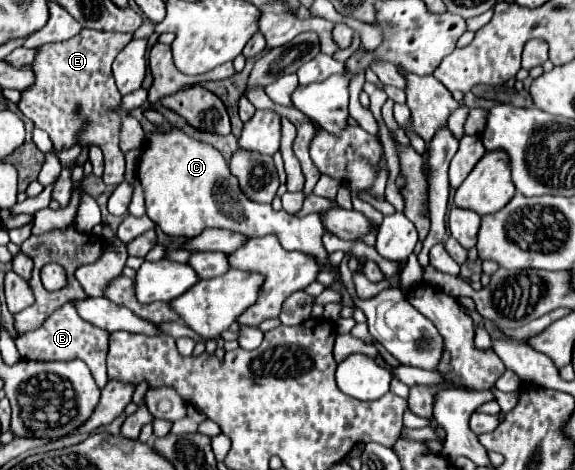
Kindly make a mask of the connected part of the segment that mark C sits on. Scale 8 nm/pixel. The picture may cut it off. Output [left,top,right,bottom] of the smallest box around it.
[137,127,329,259]

